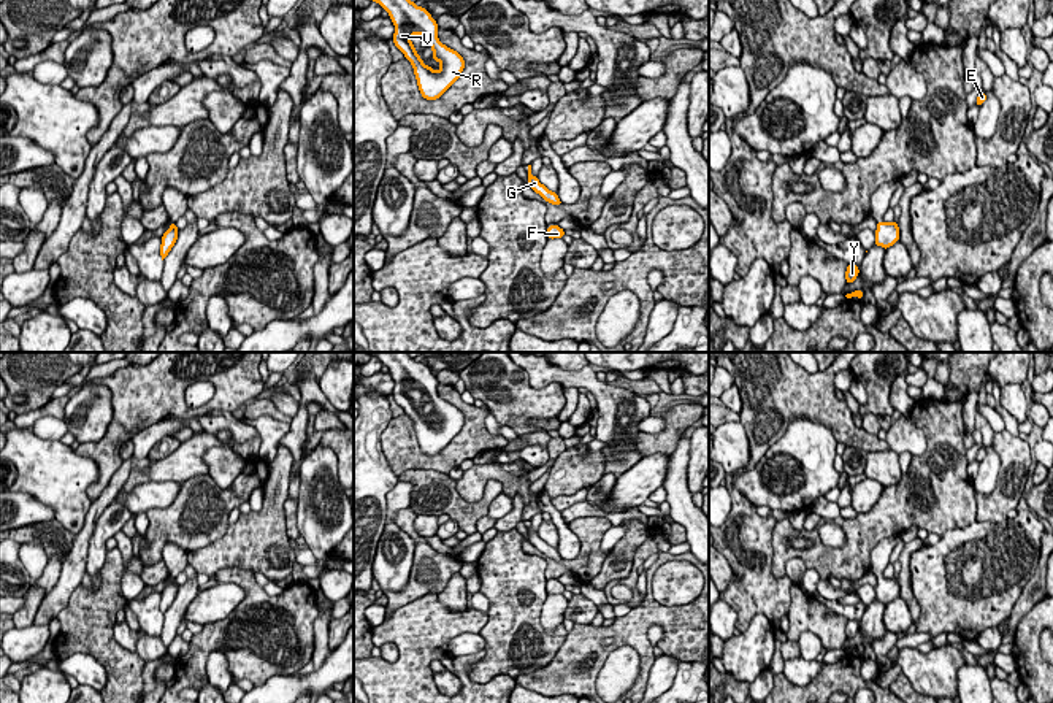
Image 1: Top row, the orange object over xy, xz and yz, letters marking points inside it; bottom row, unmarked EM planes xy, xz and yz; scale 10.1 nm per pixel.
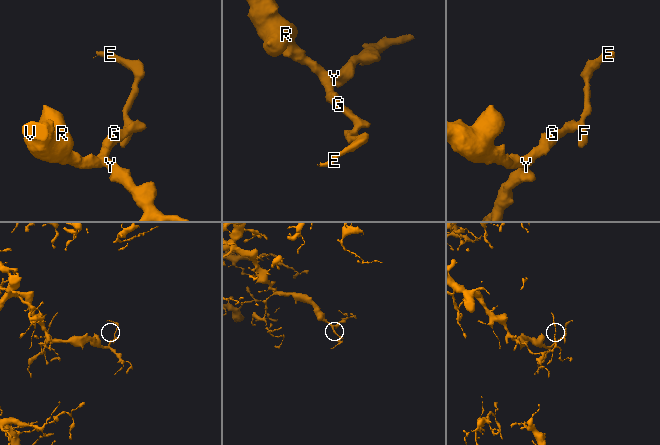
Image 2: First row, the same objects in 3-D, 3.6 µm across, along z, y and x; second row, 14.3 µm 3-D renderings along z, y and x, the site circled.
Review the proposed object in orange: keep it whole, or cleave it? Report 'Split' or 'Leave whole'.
Leave whole

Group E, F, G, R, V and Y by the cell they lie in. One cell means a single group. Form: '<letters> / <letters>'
E F G R V Y

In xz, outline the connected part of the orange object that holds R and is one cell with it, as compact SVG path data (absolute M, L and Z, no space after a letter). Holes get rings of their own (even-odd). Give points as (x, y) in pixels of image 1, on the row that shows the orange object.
M411 0L371 2L377 2L382 10L389 13L389 17L395 25L392 40L404 54L404 59L414 67L420 95L427 100L439 98L460 78L465 68L463 57L439 41L439 27L425 8L417 6ZM412 35L420 35L430 41L430 48L433 49L431 59L441 63L438 71L435 71L433 67L425 65L419 57L419 52L411 43Z

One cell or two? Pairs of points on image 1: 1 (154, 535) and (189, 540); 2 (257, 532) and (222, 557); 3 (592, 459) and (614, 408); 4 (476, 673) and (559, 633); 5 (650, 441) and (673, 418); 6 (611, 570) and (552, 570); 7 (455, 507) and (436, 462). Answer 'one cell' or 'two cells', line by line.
1: one cell
2: one cell
3: two cells
4: one cell
5: one cell
6: two cells
7: two cells

